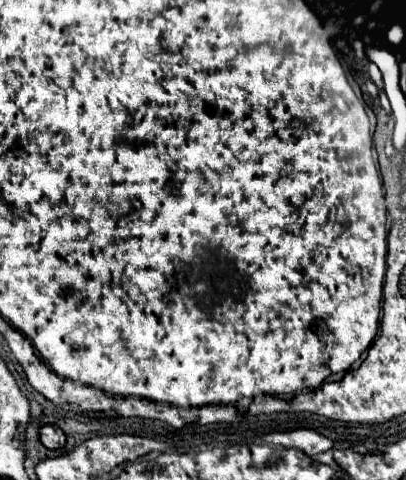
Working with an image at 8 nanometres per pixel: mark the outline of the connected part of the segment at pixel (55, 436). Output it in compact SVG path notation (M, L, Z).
M45 426L45 428L41 428L39 434L41 434L41 442L43 442L43 446L53 448L53 450L63 448L65 442L67 442L65 432L63 432L59 426Z

